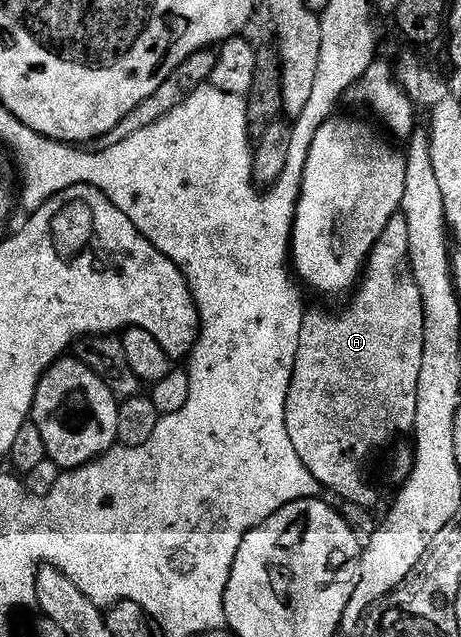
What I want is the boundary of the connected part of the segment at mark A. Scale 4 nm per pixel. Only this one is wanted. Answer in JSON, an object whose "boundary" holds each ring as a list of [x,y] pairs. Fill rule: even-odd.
{"boundary":[[[398,214],[391,218],[389,225],[385,225],[379,240],[371,250],[371,254],[367,256],[361,282],[354,292],[354,295],[356,294],[355,300],[344,311],[339,311],[336,315],[330,315],[327,311],[313,311],[313,309],[306,312],[304,324],[301,325],[301,341],[297,345],[295,368],[293,369],[293,377],[287,394],[287,404],[285,405],[285,425],[289,429],[289,441],[293,441],[293,449],[297,449],[297,457],[301,457],[305,469],[309,469],[309,473],[313,473],[313,477],[319,483],[320,488],[327,490],[328,487],[329,490],[336,491],[340,495],[340,500],[356,503],[368,509],[374,508],[375,491],[367,484],[367,475],[363,472],[363,462],[378,447],[393,442],[398,435],[410,436],[414,432],[414,422],[417,418],[417,389],[420,380],[421,357],[424,352],[425,313],[422,309],[421,289],[415,283],[411,271],[408,270],[409,257],[409,227],[403,214]]]}

